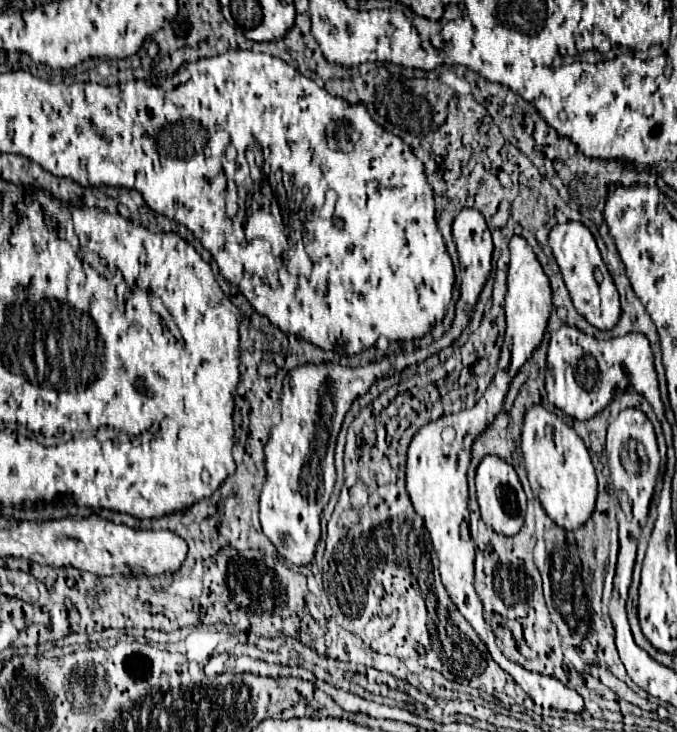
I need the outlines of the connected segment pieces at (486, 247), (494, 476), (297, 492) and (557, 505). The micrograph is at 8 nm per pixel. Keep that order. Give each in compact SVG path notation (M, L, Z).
M464 208L454 224L452 224L452 236L454 236L454 242L456 242L456 250L458 250L458 256L460 256L460 274L462 274L462 286L460 286L460 298L456 302L456 316L454 316L454 322L452 322L452 328L434 342L434 352L450 346L462 332L462 328L470 322L470 314L476 306L476 300L482 292L482 286L490 274L490 260L492 260L492 238L490 238L490 230L486 228L486 222L484 222L484 216L478 212L478 210L472 210L472 208Z
M486 456L478 470L476 470L476 492L478 492L478 504L482 512L482 520L498 534L504 536L514 536L524 524L524 514L526 514L526 494L522 490L522 484L518 480L518 474L514 468L498 458L498 456Z
M388 358L374 360L370 364L348 368L332 362L322 364L302 364L288 372L282 388L282 420L270 432L270 440L264 446L264 464L266 464L266 482L260 494L260 522L264 534L272 540L276 550L290 560L292 564L306 566L314 556L314 548L320 540L320 514L328 504L336 482L334 470L334 446L340 432L344 414L348 412L354 398L368 392L368 388L382 376L390 372Z
M532 406L524 414L522 454L532 492L540 500L546 514L566 530L576 530L582 526L582 522L586 522L594 510L596 474L590 454L574 428L554 412L548 412L544 406Z

